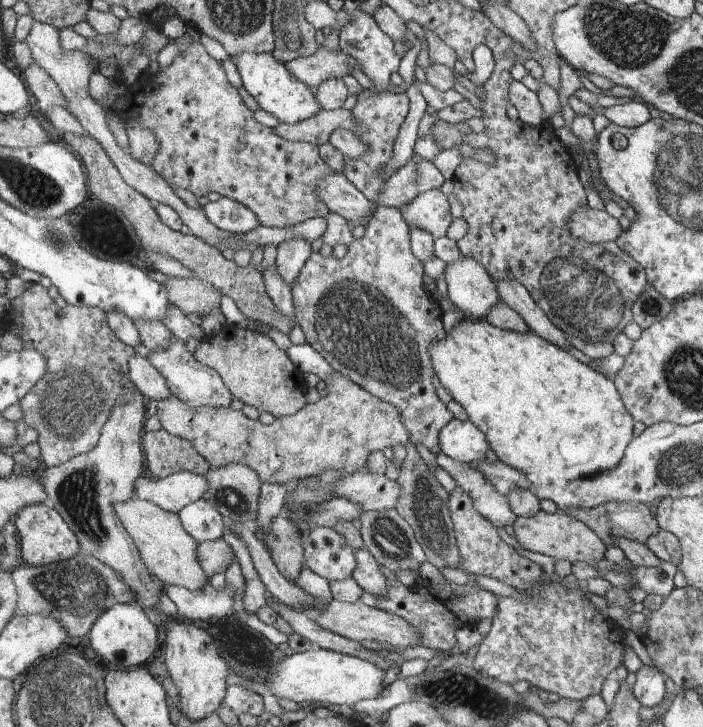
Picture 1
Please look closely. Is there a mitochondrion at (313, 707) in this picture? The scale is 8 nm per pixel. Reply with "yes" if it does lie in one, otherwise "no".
no

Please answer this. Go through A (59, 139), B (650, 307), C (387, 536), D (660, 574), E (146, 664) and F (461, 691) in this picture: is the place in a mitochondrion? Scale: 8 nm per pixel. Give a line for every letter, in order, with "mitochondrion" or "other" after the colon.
A: other
B: mitochondrion
C: mitochondrion
D: mitochondrion
E: other
F: mitochondrion

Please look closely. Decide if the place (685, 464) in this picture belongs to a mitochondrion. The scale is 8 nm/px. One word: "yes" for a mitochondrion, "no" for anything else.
yes

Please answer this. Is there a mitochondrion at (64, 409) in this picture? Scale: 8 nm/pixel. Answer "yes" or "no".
yes

